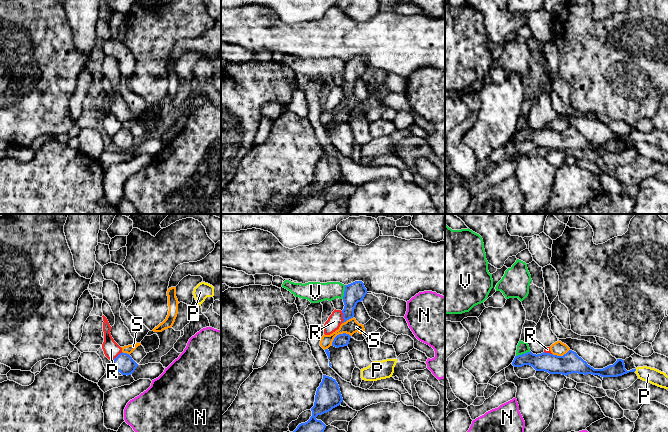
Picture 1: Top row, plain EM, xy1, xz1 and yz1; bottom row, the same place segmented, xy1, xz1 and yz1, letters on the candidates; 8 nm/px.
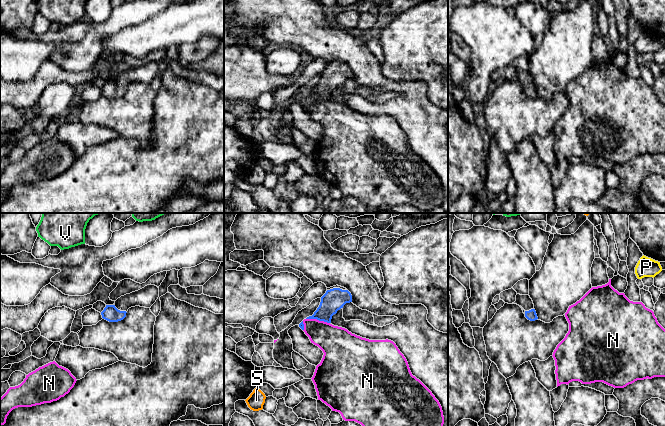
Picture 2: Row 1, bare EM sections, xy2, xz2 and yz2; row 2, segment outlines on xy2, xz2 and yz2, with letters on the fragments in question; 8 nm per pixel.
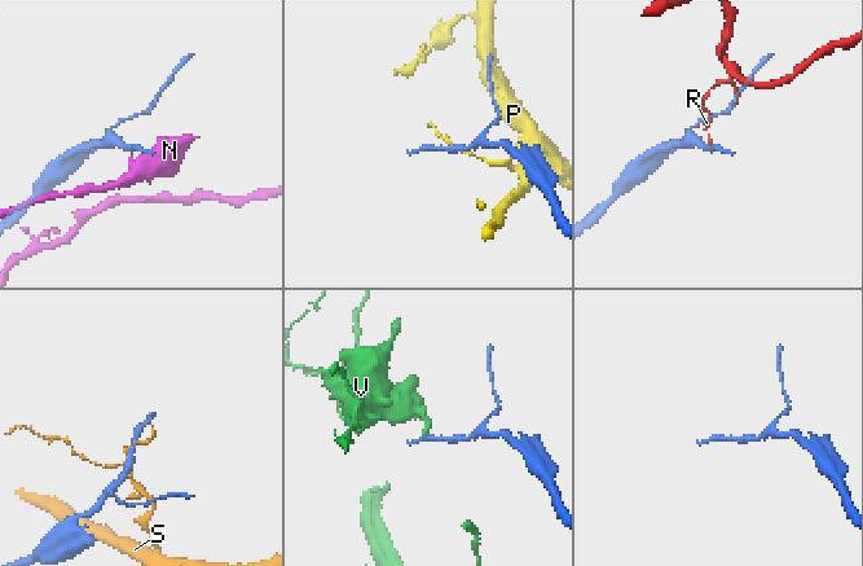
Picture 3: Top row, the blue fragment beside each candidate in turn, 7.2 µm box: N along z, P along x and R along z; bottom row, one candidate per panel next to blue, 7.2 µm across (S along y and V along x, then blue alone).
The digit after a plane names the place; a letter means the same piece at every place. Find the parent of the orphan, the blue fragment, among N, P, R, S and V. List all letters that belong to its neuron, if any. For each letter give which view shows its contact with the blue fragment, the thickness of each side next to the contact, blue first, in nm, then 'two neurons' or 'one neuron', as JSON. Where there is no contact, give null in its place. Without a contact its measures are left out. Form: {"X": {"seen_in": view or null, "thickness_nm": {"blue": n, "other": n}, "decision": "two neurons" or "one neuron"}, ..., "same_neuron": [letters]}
{"N": {"seen_in": "xz2", "thickness_nm": {"blue": 180, "other": 260}, "decision": "two neurons"}, "P": {"seen_in": "yz1", "thickness_nm": {"blue": 110, "other": 120}, "decision": "two neurons"}, "R": {"seen_in": "xz1", "thickness_nm": {"blue": 160, "other": 120}, "decision": "two neurons"}, "S": {"seen_in": "xz1", "thickness_nm": {"blue": 110, "other": 120}, "decision": "two neurons"}, "V": {"seen_in": "yz1", "thickness_nm": {"blue": 150, "other": 90}, "decision": "two neurons"}, "same_neuron": []}

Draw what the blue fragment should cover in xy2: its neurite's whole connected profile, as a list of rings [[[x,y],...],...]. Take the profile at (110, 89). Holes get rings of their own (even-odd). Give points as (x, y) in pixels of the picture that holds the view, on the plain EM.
[[[147,61],[144,64],[121,72],[114,81],[106,81],[101,88],[102,94],[109,98],[118,98],[126,93],[129,84],[140,82],[151,84],[159,73],[159,64],[155,61]]]

